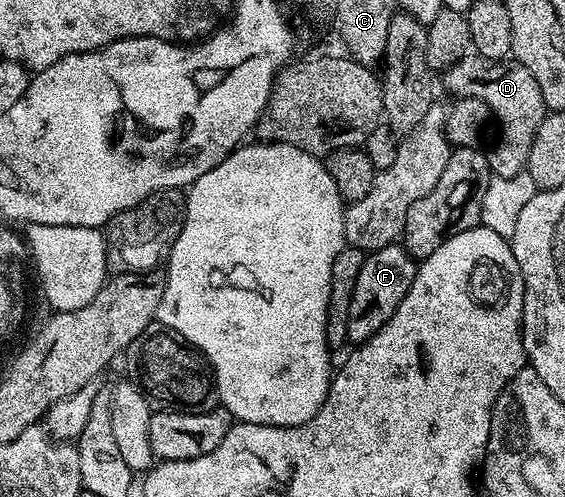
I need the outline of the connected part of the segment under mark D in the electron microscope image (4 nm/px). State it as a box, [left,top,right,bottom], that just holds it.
[443,54,547,178]

